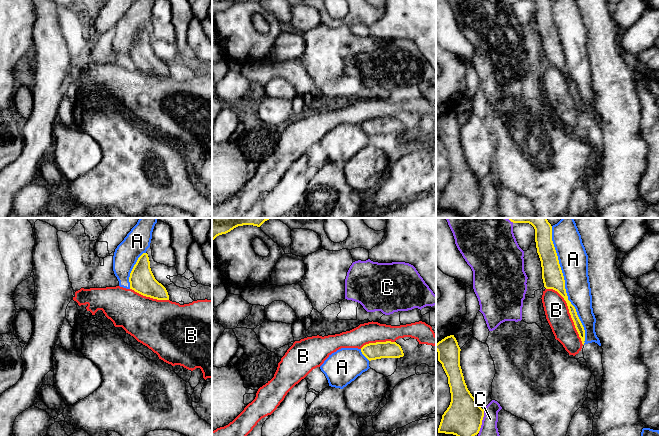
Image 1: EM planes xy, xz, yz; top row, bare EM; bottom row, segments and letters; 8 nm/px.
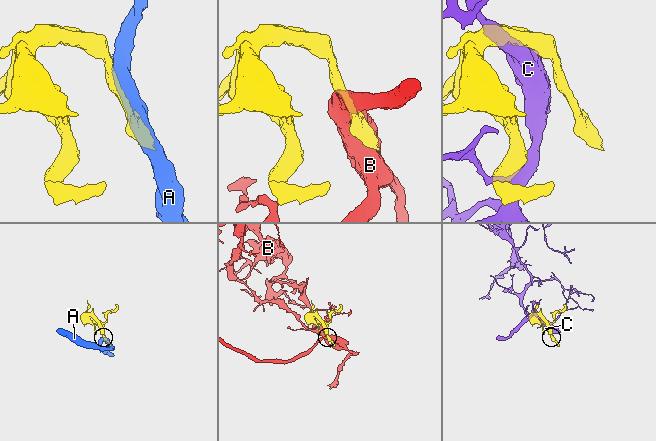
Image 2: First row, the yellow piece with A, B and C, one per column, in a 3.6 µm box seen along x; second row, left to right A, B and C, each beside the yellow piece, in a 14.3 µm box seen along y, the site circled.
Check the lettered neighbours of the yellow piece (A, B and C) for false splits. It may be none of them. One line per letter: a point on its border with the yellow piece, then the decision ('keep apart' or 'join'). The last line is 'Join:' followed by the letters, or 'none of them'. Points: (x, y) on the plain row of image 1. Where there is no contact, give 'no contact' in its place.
A: contact yz (564, 61); keep apart
B: contact yz (569, 88); join
C: contact yz (481, 197); keep apart
Join: B

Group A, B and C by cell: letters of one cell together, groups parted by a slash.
A / B / C

